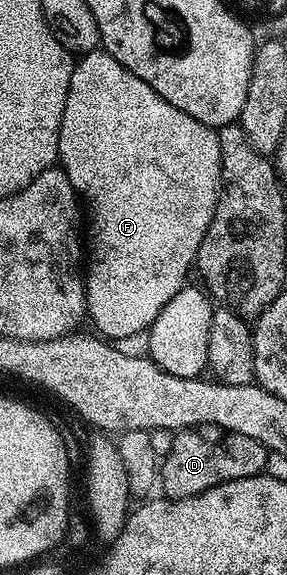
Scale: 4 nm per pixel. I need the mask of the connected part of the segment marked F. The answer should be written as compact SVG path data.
M98 47L73 66L57 156L87 210L88 320L93 320L98 329L94 330L105 339L148 329L171 297L187 285L185 276L194 268L207 227L213 221L221 188L221 144L216 132L167 103L139 75L127 71L119 59Z

